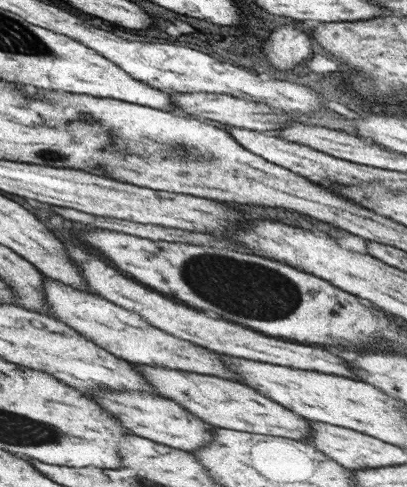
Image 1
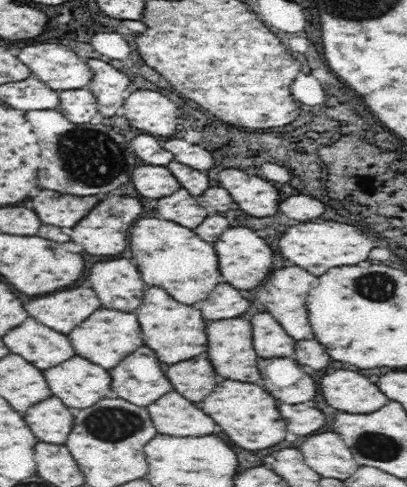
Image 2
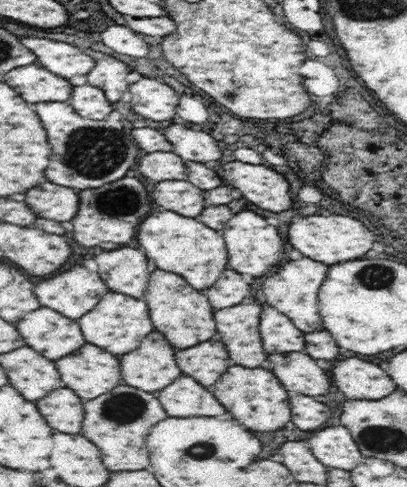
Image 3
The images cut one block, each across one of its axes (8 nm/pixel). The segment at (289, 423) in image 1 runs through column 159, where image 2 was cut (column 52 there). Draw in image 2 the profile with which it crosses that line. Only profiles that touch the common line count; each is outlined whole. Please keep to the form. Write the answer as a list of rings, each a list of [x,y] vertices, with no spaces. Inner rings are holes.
[[[74,356],[70,360],[46,370],[44,376],[46,376],[46,382],[50,386],[52,396],[60,398],[64,402],[64,406],[68,406],[70,410],[86,410],[86,408],[94,406],[96,402],[100,402],[102,398],[116,398],[116,394],[112,392],[110,372],[94,362],[88,362],[82,356]]]

